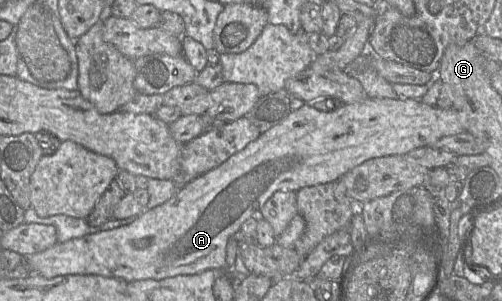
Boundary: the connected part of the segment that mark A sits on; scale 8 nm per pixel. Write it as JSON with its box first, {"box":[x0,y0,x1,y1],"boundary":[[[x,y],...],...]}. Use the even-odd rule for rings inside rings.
{"box":[26,98,465,282],"boundary":[[[371,98],[339,108],[319,111],[303,100],[295,99],[295,109],[281,123],[250,142],[220,166],[198,176],[181,188],[165,203],[143,212],[130,224],[57,242],[52,247],[26,257],[31,272],[51,279],[63,275],[101,275],[127,282],[162,280],[178,275],[194,275],[206,270],[227,270],[226,246],[232,235],[251,217],[257,217],[260,208],[277,191],[296,192],[304,187],[337,181],[363,162],[384,156],[405,155],[410,151],[431,146],[439,139],[465,132],[462,117],[454,109],[440,109],[407,98]],[[149,239],[149,245],[137,248],[135,240]]]}

